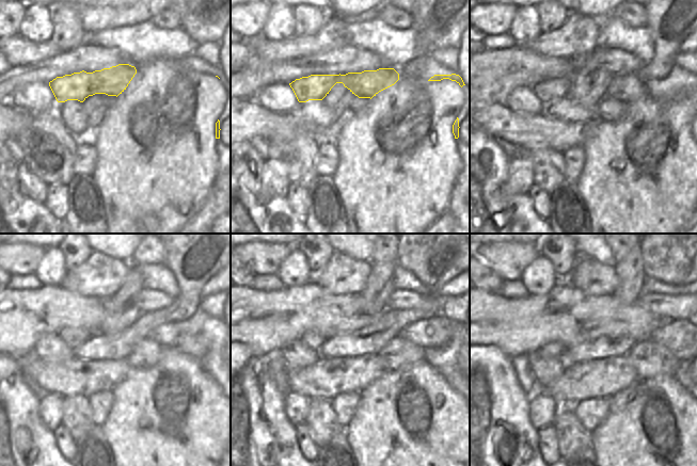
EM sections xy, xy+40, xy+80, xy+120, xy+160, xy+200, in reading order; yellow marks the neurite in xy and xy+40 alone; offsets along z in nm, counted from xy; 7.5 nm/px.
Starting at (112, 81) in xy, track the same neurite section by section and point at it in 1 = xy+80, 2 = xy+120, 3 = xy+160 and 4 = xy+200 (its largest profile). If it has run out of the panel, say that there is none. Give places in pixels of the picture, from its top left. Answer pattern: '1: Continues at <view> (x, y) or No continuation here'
1: Continues at xy+80 (624, 87)
2: Continues at xy+120 (202, 337)
3: Continues at xy+160 (441, 338)
4: Continues at xy+200 (684, 339).

